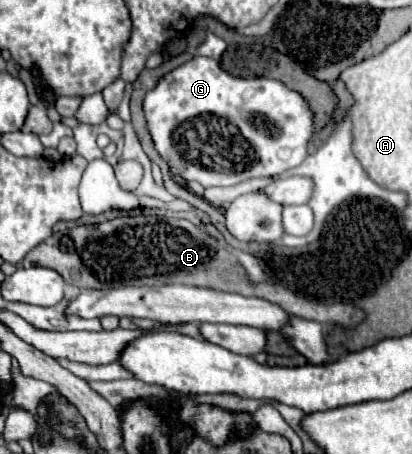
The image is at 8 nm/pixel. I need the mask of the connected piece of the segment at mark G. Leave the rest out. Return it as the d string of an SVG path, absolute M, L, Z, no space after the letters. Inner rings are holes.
M196 56L166 74L154 90L144 96L146 128L152 136L154 148L184 180L196 180L204 188L236 186L250 178L278 176L296 168L306 158L306 146L312 138L312 112L304 98L270 78L238 78L226 74L216 60Z

